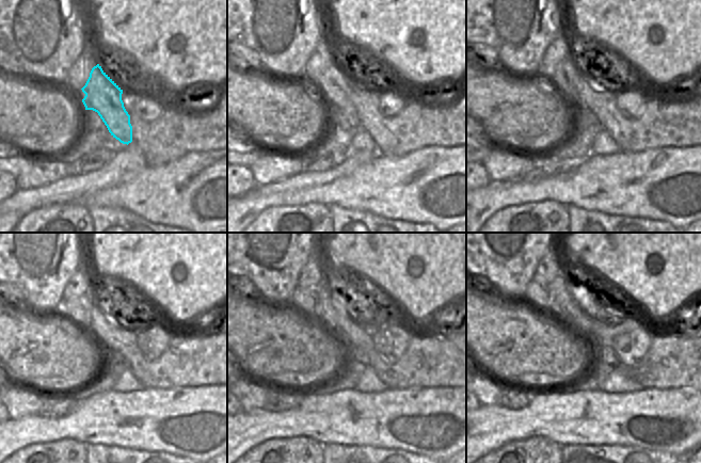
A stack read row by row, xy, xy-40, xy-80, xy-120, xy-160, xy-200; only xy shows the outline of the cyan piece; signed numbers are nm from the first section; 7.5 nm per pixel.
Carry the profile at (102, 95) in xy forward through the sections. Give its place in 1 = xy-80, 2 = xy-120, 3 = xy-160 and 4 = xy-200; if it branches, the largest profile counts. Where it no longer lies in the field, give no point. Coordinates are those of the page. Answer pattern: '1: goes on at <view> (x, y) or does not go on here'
1: goes on at xy-80 (564, 78)
2: goes on at xy-120 (79, 310)
3: goes on at xy-160 (308, 301)
4: goes on at xy-200 (538, 296)

